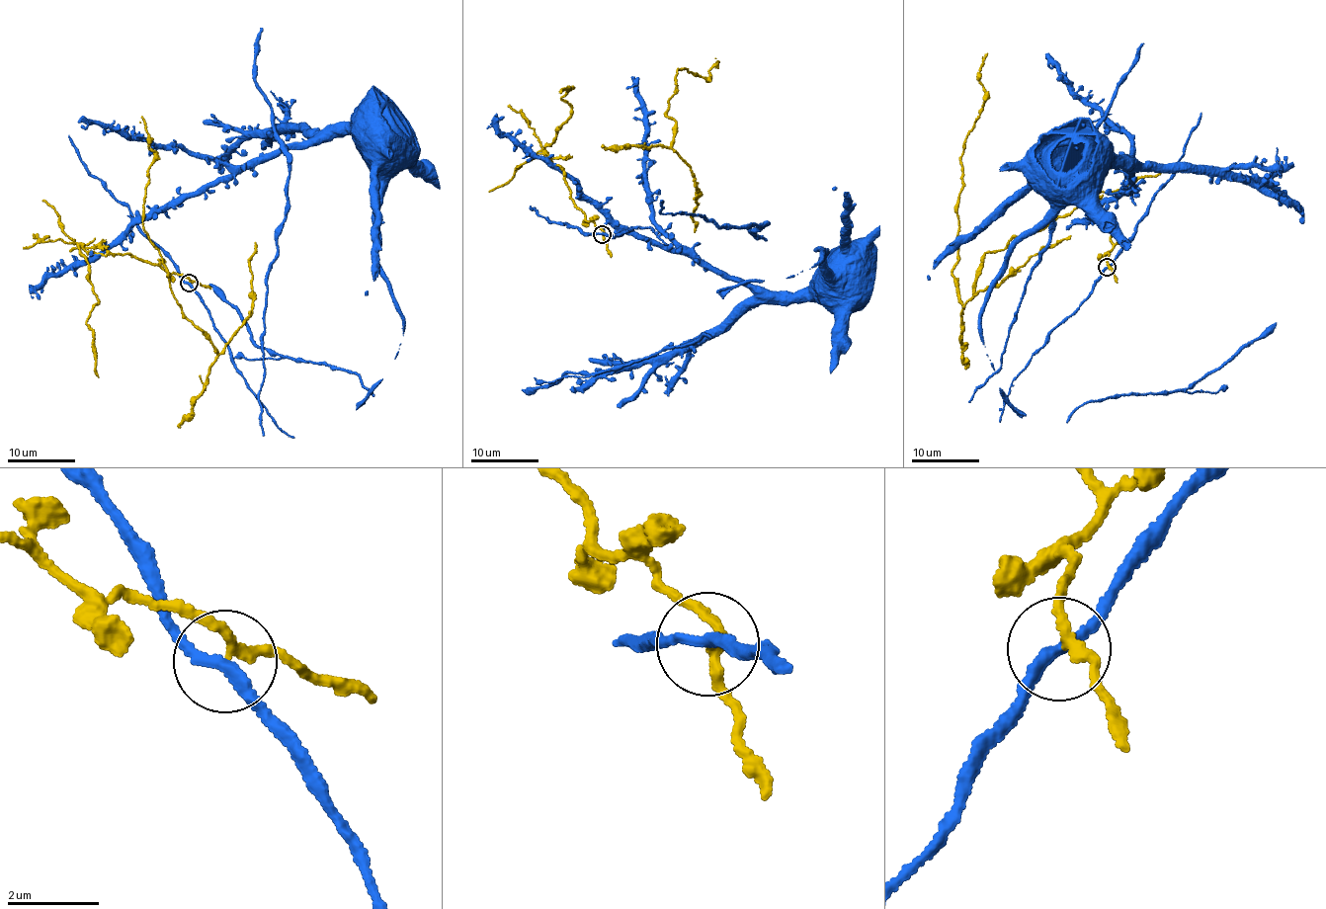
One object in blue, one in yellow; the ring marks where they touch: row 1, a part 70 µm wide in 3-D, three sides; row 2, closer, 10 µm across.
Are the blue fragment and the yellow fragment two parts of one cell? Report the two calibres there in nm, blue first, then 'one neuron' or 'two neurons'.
calibres 240 and 190 nm; two neurons

